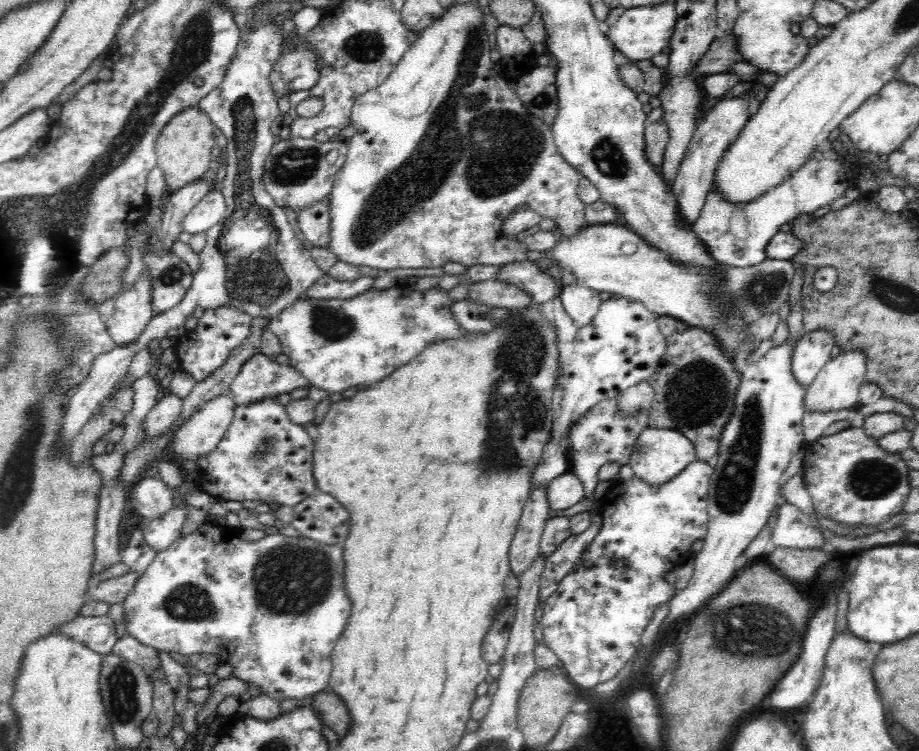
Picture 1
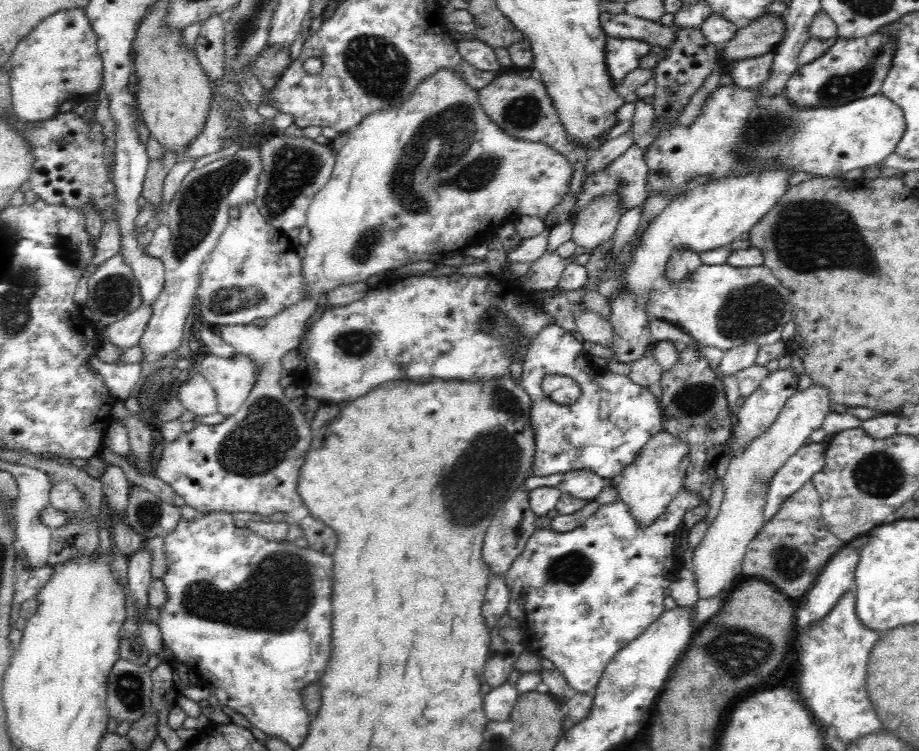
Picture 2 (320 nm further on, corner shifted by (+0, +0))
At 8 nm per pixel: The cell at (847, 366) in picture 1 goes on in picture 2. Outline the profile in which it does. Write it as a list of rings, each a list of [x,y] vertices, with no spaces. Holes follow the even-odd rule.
[[[810,385],[803,391],[794,392],[794,394],[784,402],[782,410],[780,410],[778,417],[768,430],[759,438],[752,441],[744,450],[742,456],[730,459],[724,481],[722,482],[722,502],[720,502],[718,511],[711,525],[708,527],[705,536],[694,548],[692,561],[688,564],[692,569],[692,573],[694,573],[698,599],[711,599],[730,592],[728,586],[729,582],[734,580],[737,576],[736,566],[744,559],[750,541],[762,528],[767,494],[770,492],[770,484],[772,484],[774,480],[773,476],[777,473],[778,469],[781,469],[782,466],[786,464],[788,459],[796,454],[800,448],[804,447],[804,440],[809,438],[815,430],[822,427],[824,418],[826,418],[826,414],[829,413],[828,406],[830,403],[826,389],[822,389],[822,387],[816,385]]]

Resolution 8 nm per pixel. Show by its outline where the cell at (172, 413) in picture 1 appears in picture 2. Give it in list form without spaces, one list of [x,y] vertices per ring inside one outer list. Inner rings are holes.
[[[195,371],[180,384],[176,397],[190,412],[199,417],[214,414],[218,410],[215,390],[201,373]]]

